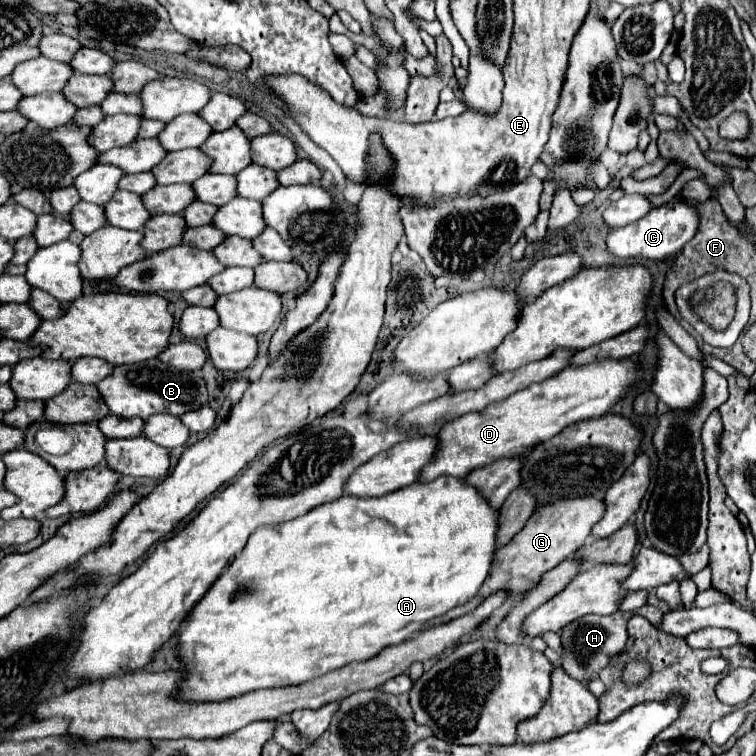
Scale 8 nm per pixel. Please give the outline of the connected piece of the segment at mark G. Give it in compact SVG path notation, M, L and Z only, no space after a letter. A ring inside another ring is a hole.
M588 497L588 499L566 499L564 503L554 503L554 505L542 507L540 511L536 511L528 519L524 529L508 545L504 545L502 549L498 549L494 553L490 573L484 581L484 587L480 587L480 591L476 593L474 601L464 603L460 607L454 607L452 611L448 611L442 617L430 619L426 627L448 623L454 617L464 615L464 613L472 611L474 607L478 607L482 599L486 599L498 591L506 591L508 595L524 595L526 591L530 591L532 587L538 585L538 581L542 579L544 573L548 573L556 565L560 565L564 559L572 557L584 545L592 527L596 525L596 521L602 519L602 515L604 515L604 503L596 501L592 497Z

